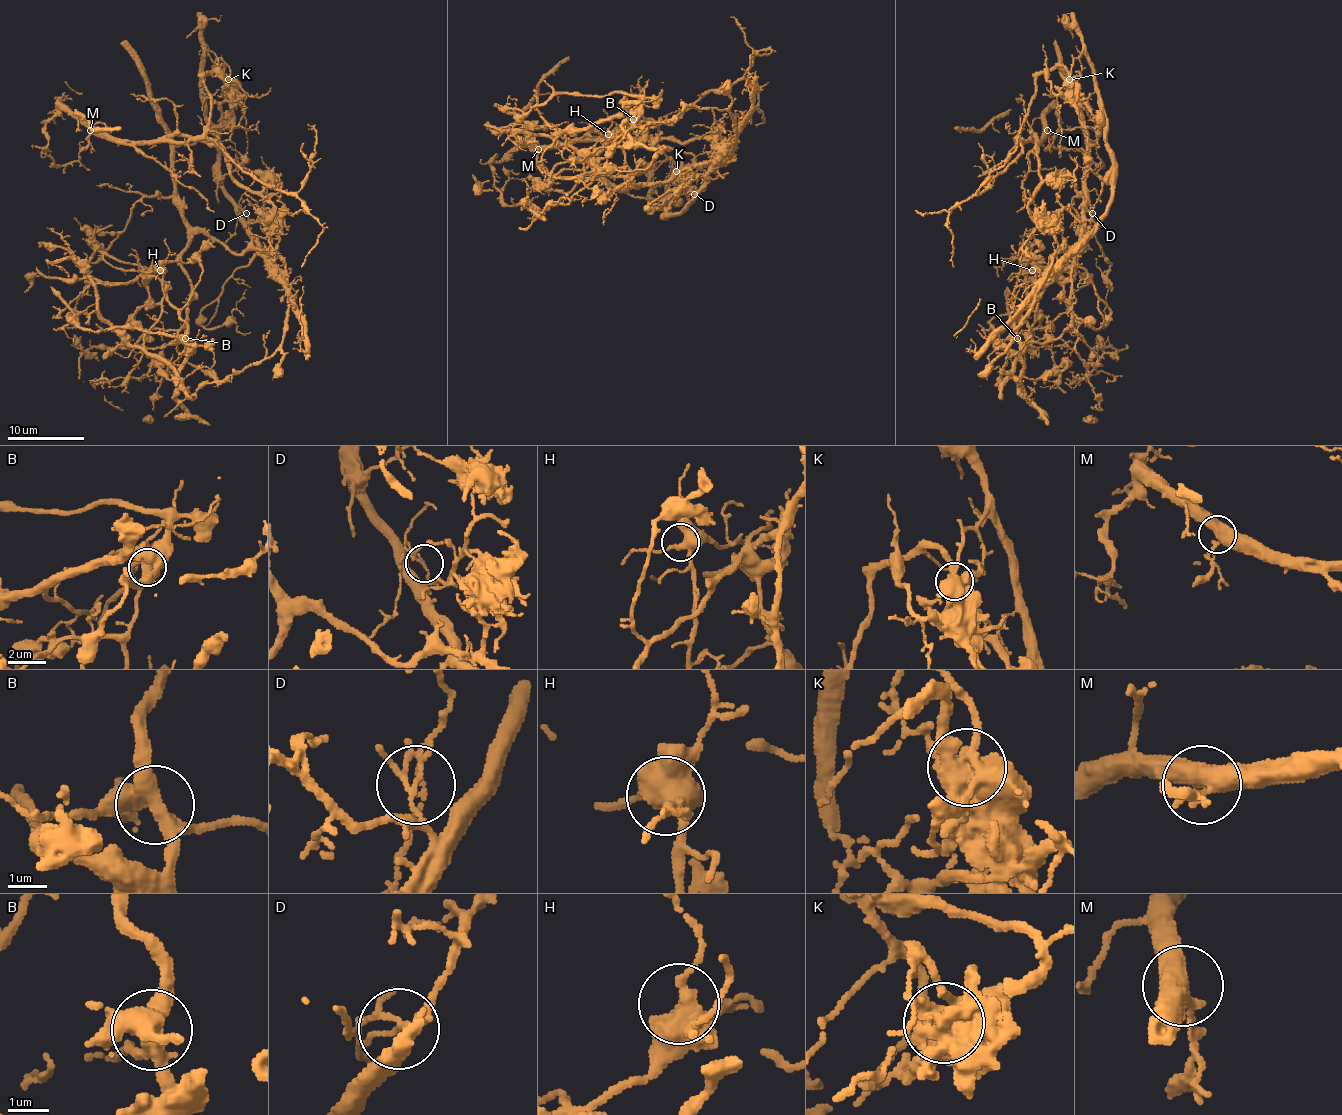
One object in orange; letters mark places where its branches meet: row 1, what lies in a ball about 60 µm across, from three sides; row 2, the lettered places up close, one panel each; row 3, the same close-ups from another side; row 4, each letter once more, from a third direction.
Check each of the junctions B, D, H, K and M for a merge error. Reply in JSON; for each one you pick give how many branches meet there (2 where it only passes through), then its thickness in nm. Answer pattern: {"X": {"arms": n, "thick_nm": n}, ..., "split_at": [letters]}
{"B": {"arms": 4, "thick_nm": 440}, "D": {"arms": 4, "thick_nm": 100}, "K": {"arms": 5, "thick_nm": 600}, "split_at": ["B", "D", "K"]}

